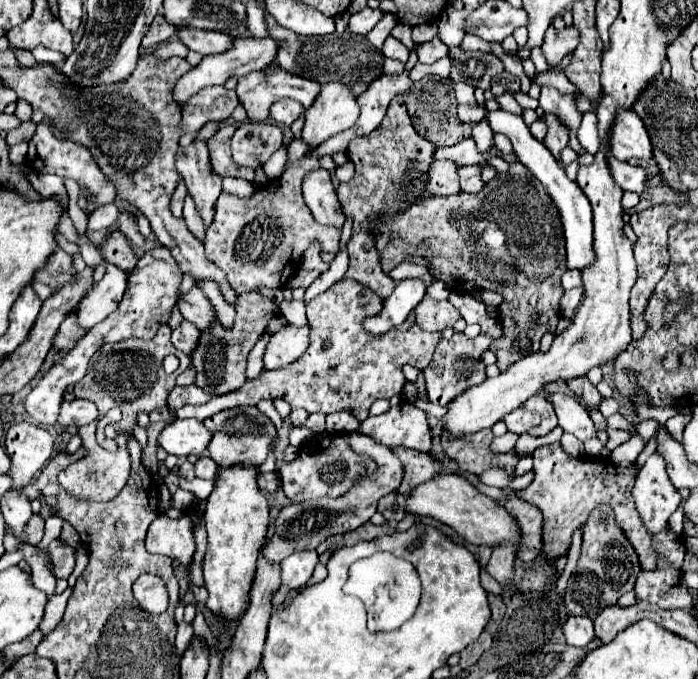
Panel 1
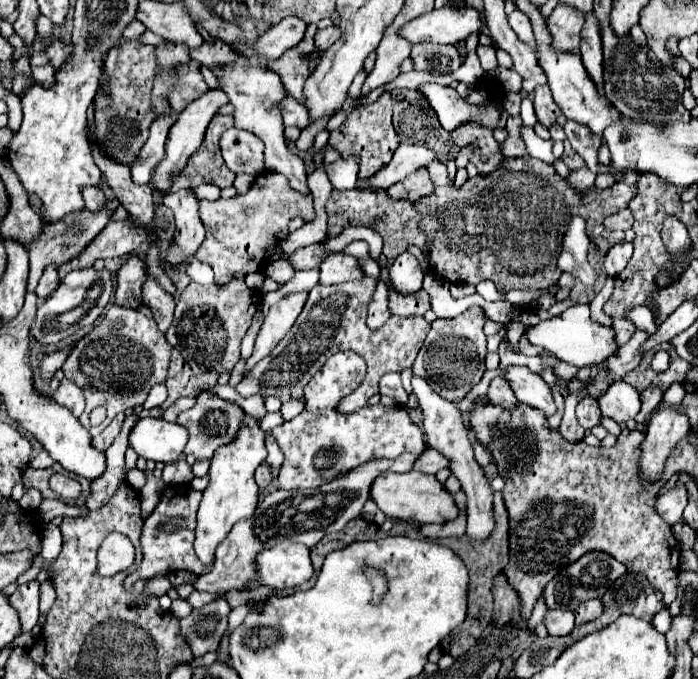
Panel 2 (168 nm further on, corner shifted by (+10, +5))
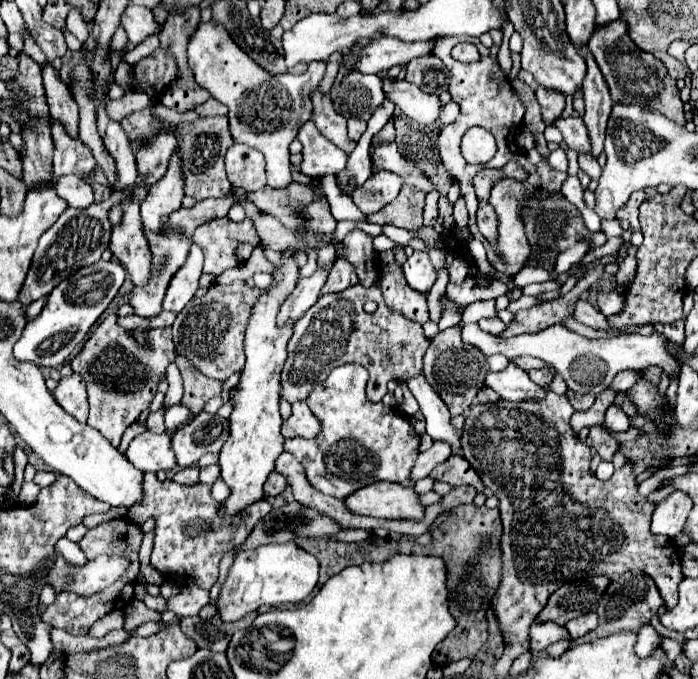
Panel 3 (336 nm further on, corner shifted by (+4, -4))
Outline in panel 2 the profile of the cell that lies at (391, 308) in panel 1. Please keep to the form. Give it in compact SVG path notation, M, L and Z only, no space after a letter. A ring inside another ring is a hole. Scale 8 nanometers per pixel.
M408 251L398 255L394 265L390 267L390 283L402 295L420 291L422 279L424 279L424 269L420 267L420 261Z

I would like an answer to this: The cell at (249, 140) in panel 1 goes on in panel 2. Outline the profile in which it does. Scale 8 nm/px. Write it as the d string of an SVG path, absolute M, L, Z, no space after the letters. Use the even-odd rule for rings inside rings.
M228 129L220 137L220 153L226 163L226 167L232 173L248 173L258 177L264 171L264 143L256 139L250 131L244 129Z

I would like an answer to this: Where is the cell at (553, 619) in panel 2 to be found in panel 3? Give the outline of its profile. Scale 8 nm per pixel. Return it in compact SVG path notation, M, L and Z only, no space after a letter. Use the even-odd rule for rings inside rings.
M546 622L546 624L532 624L530 628L530 650L532 652L544 650L546 646L560 642L560 640L566 640L566 642L572 640L570 634L566 632L566 626Z

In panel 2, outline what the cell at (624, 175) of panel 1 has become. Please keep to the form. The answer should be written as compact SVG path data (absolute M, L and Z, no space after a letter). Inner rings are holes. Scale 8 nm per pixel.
M566 121L564 123L564 133L566 133L566 139L570 141L570 145L576 149L576 153L586 161L588 169L590 171L598 171L598 149L600 149L600 137L596 137L588 127L584 127L582 123L576 123L576 121Z

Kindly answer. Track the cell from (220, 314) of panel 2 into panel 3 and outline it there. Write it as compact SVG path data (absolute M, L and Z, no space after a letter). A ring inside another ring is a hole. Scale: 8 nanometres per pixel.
M232 282L230 286L210 286L208 294L190 300L186 308L176 316L172 324L172 336L176 354L184 354L190 364L208 378L226 380L234 372L242 370L244 356L244 334L250 320L250 312L258 302L260 290L250 288L244 282Z

